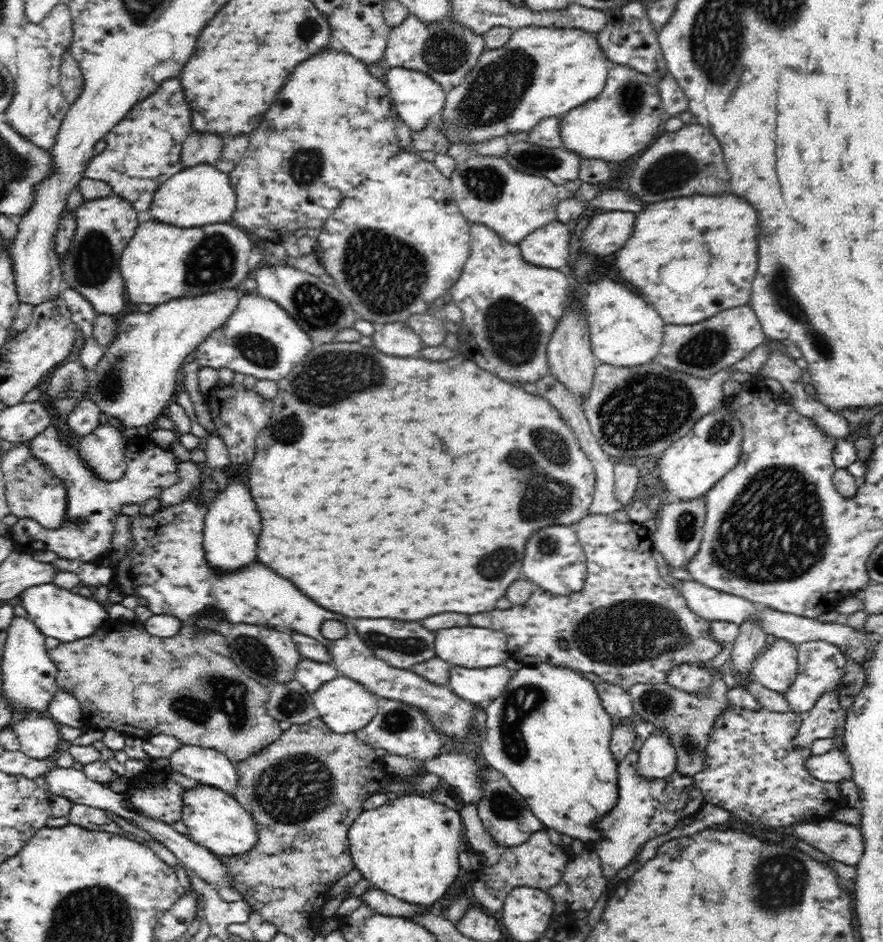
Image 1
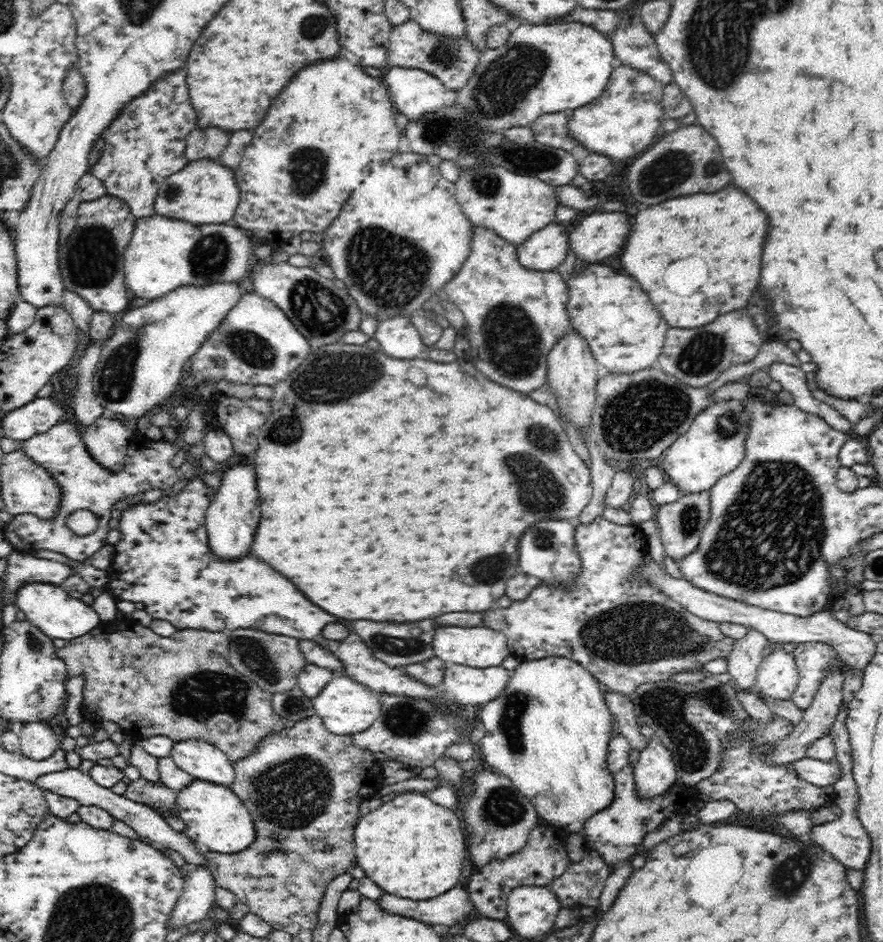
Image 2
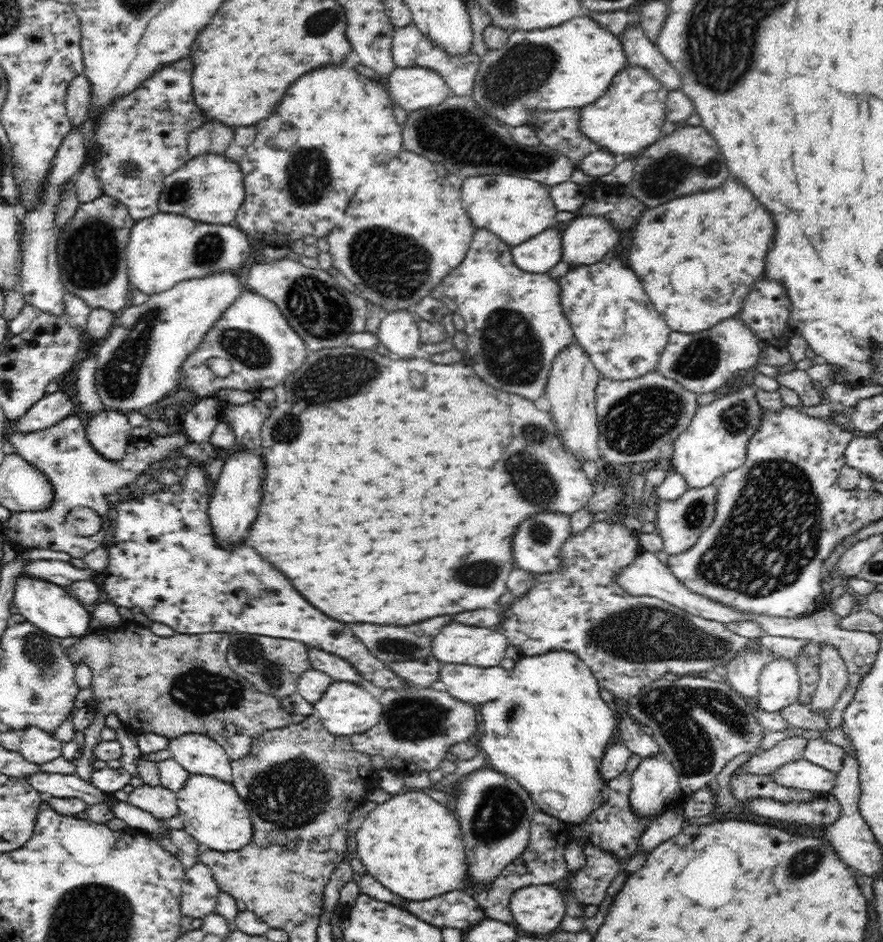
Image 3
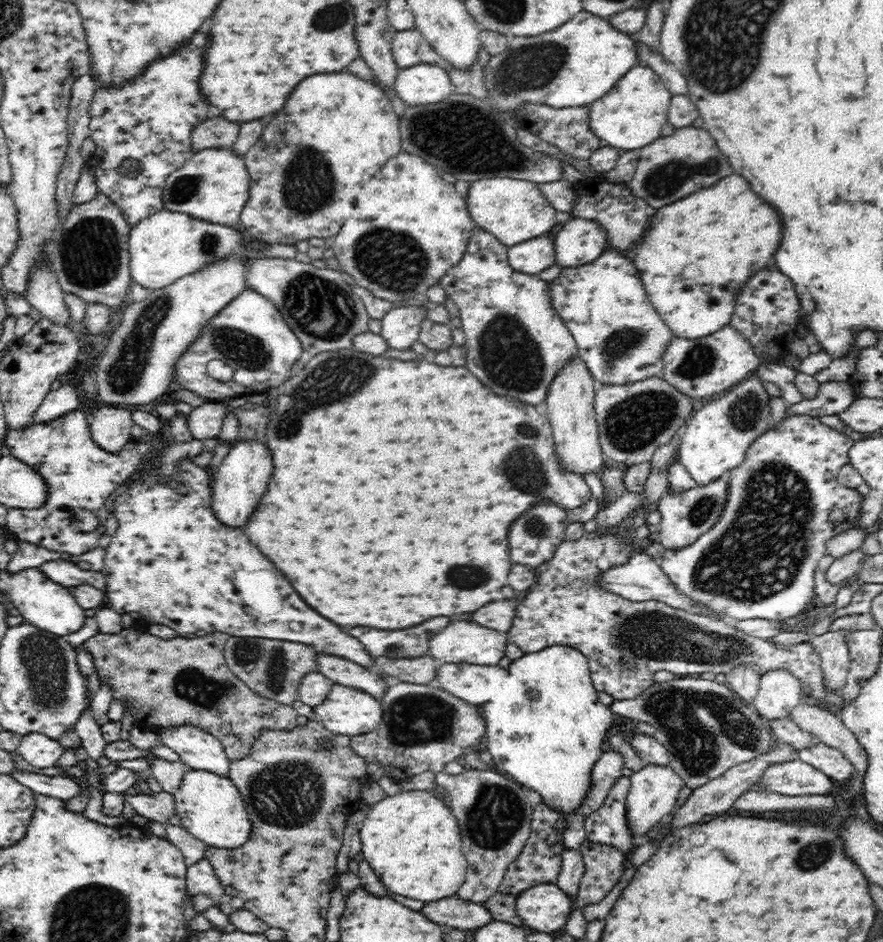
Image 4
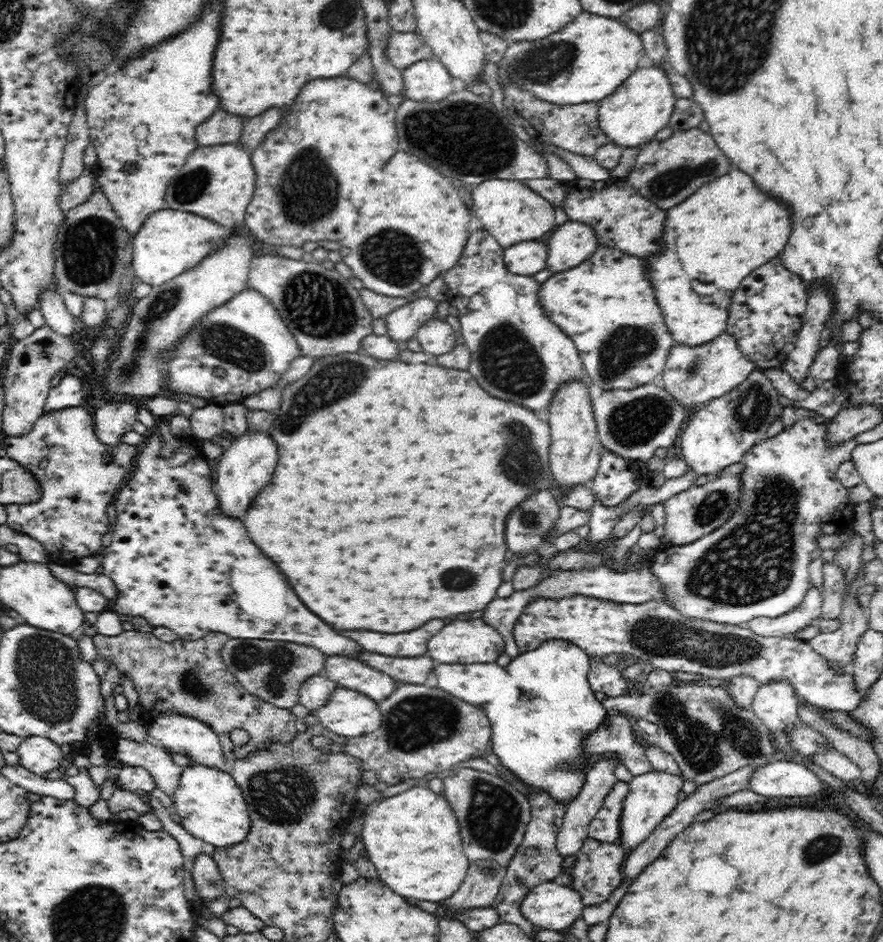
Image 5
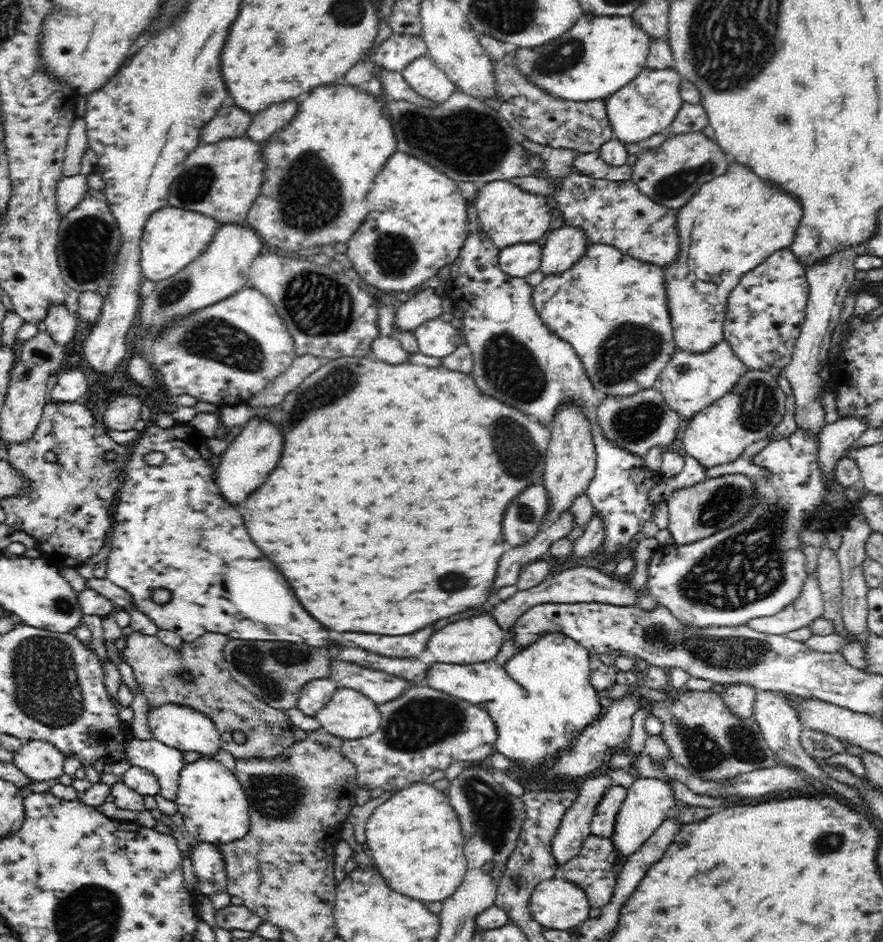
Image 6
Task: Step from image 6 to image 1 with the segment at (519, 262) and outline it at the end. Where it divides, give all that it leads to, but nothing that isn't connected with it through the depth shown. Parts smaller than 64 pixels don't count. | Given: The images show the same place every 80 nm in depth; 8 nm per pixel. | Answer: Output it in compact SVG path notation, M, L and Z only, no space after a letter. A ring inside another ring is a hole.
M554 221L520 241L520 254L531 265L558 269L568 264L570 238L566 224Z

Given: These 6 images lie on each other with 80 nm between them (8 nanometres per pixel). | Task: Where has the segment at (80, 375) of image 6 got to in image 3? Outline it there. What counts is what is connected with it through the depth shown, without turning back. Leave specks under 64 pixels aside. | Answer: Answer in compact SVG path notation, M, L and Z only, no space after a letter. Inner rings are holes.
M58 390L54 393L48 393L27 413L17 420L17 425L13 428L13 432L34 432L34 430L44 430L66 416L70 416L76 412L74 410L76 404L72 401L72 396L66 391Z

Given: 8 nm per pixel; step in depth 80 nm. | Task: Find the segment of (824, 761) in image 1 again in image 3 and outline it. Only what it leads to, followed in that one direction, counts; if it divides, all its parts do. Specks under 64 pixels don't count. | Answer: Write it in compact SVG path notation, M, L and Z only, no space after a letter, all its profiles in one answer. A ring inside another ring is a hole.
M804 758L778 766L770 776L781 788L816 794L830 793L837 780L832 772L827 772Z

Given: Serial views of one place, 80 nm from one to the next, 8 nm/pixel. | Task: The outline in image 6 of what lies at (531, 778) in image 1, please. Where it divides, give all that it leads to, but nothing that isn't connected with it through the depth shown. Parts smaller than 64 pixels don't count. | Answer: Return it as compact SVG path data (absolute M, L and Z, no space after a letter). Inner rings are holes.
M544 632L540 636L505 662L503 668L513 680L494 700L482 702L498 731L496 750L518 762L528 774L536 774L534 768L553 761L604 712L603 698L590 683L590 656L586 648L563 632Z

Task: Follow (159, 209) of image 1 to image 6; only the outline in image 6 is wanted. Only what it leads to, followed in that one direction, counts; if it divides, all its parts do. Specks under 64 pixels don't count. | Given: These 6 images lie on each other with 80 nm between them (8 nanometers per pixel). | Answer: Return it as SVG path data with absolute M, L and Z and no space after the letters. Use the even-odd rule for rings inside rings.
M250 137L228 138L212 143L200 143L196 150L186 158L184 170L170 186L168 204L184 210L192 210L211 216L219 224L242 224L247 220L247 214L254 199L260 196L264 180L266 180L266 159L263 156L265 142L256 142Z

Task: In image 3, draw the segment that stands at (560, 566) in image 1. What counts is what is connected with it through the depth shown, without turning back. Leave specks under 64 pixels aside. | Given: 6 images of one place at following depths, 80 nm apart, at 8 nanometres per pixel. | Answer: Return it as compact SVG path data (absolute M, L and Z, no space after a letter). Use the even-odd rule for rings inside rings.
M538 512L530 520L524 520L514 534L512 554L518 567L535 575L558 570L562 545L570 538L570 519L559 512Z

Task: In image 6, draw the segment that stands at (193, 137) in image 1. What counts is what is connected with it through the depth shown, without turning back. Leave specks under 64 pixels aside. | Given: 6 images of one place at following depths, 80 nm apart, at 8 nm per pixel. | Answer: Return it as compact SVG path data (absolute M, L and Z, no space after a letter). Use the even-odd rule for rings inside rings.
M224 106L201 130L201 143L218 142L228 138L244 137L253 114L234 106Z

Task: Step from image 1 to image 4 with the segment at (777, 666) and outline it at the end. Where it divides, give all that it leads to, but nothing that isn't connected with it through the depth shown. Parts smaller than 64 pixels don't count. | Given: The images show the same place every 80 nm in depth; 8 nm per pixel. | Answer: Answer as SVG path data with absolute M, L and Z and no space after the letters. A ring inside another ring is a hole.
M774 670L761 678L757 695L749 705L767 722L790 719L794 708L803 702L800 682L786 670Z

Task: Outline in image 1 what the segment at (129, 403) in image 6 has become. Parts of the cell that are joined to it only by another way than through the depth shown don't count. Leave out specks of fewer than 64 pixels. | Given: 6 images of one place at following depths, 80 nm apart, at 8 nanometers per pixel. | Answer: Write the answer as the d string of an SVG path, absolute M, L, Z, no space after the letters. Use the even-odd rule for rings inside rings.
M100 422L90 434L80 437L78 446L81 459L102 480L112 482L126 470L124 449L131 442L118 427Z

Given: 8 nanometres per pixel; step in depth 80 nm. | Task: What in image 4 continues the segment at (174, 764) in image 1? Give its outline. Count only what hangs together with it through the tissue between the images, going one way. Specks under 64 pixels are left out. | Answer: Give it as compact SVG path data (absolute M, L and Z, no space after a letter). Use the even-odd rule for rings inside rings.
M193 724L161 726L152 729L160 745L172 748L190 769L207 770L229 777L231 759L226 756L222 743L207 730Z

